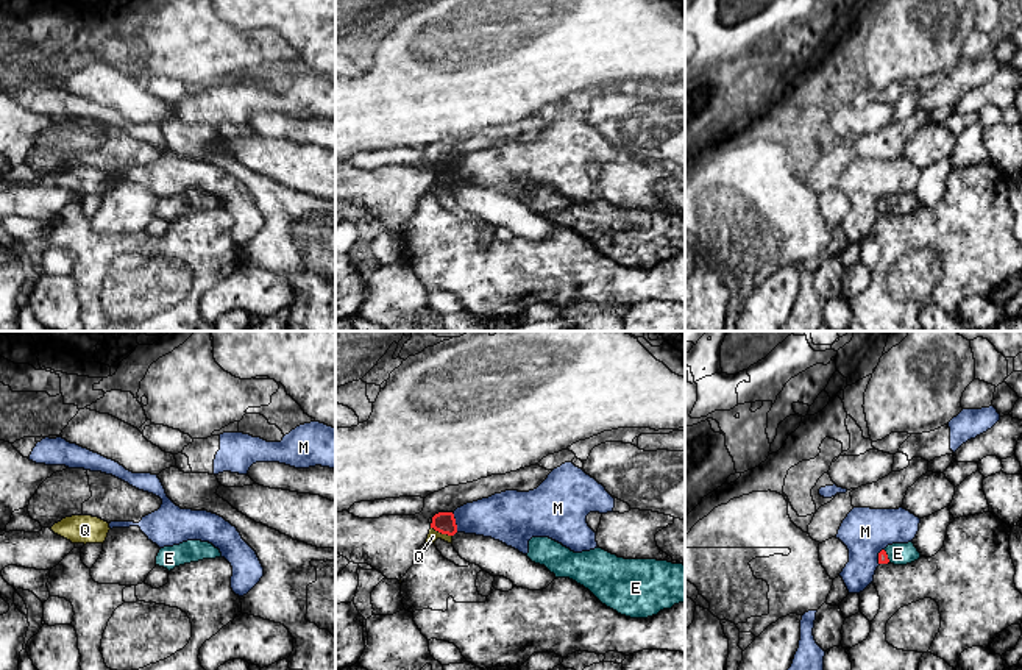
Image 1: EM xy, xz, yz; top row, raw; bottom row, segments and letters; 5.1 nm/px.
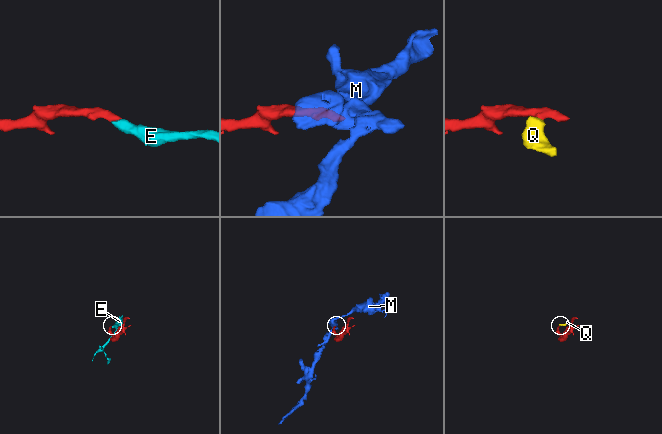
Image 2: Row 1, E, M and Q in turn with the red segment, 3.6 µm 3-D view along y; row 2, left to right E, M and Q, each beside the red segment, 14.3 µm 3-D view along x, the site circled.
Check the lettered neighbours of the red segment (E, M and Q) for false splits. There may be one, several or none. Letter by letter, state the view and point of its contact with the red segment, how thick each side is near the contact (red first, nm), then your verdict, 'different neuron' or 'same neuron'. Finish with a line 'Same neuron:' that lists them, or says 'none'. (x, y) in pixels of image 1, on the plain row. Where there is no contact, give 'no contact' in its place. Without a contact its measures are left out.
E: yz (887, 206) | 50/110 nm | same neuron
M: xz (454, 172) | 110/240 nm | different neuron
Q: xz (442, 183) | 110/60 nm | different neuron
Same neuron: E

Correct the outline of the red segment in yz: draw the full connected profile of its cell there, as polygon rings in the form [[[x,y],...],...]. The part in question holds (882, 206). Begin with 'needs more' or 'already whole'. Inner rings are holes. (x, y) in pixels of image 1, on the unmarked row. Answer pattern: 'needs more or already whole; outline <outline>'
needs more; outline [[[913,192],[892,194],[878,203],[878,214],[907,216],[921,208],[921,203]]]

